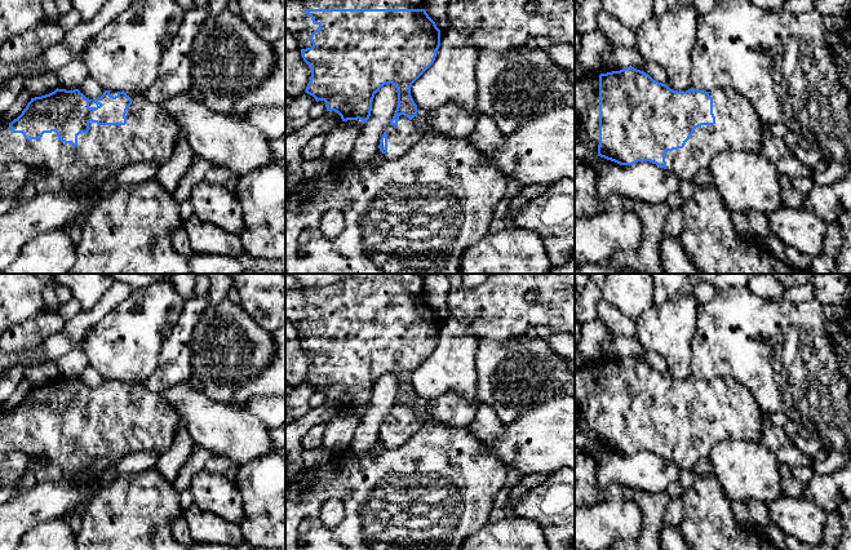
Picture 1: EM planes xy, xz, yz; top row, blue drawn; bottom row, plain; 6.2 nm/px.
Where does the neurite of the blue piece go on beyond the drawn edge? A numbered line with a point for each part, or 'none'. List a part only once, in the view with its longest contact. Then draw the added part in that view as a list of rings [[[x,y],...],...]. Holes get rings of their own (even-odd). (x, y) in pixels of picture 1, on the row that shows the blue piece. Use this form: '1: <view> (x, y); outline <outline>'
1: xy (150, 134); outline [[[127,93],[132,98],[125,125],[98,125],[89,123],[89,132],[77,136],[77,146],[58,139],[56,132],[44,133],[40,139],[27,141],[22,133],[13,133],[9,125],[0,125],[0,161],[23,163],[43,169],[62,181],[67,188],[90,179],[99,170],[118,172],[128,164],[165,164],[173,155],[179,127],[161,105],[152,103],[143,94]]]

